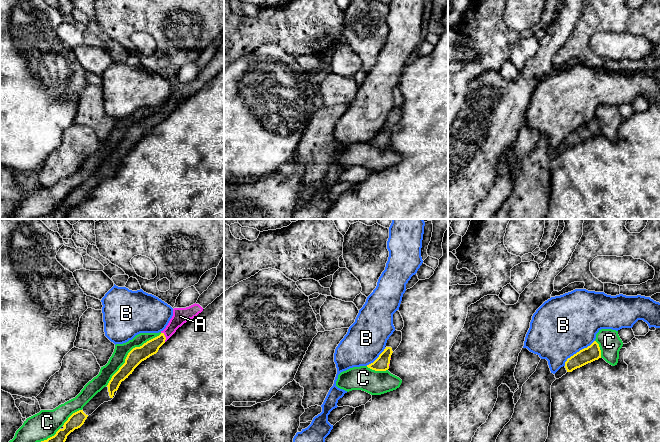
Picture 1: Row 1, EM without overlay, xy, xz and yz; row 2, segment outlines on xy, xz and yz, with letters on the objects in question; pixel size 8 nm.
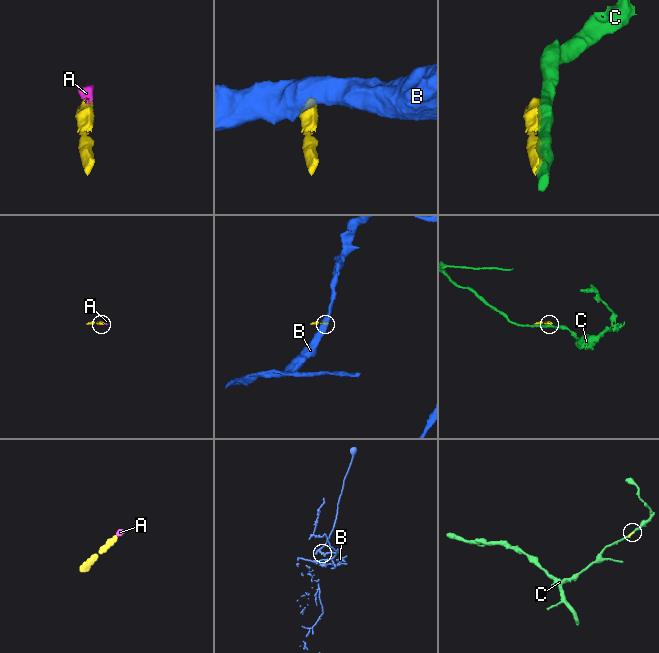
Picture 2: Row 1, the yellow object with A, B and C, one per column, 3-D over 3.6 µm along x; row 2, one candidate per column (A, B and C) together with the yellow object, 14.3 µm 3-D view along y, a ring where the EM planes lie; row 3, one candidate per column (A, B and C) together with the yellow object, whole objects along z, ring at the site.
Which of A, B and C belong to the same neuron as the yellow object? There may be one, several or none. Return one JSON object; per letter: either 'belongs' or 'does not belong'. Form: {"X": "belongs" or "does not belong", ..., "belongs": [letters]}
{"A": "belongs", "B": "does not belong", "C": "does not belong", "belongs": ["A"]}

